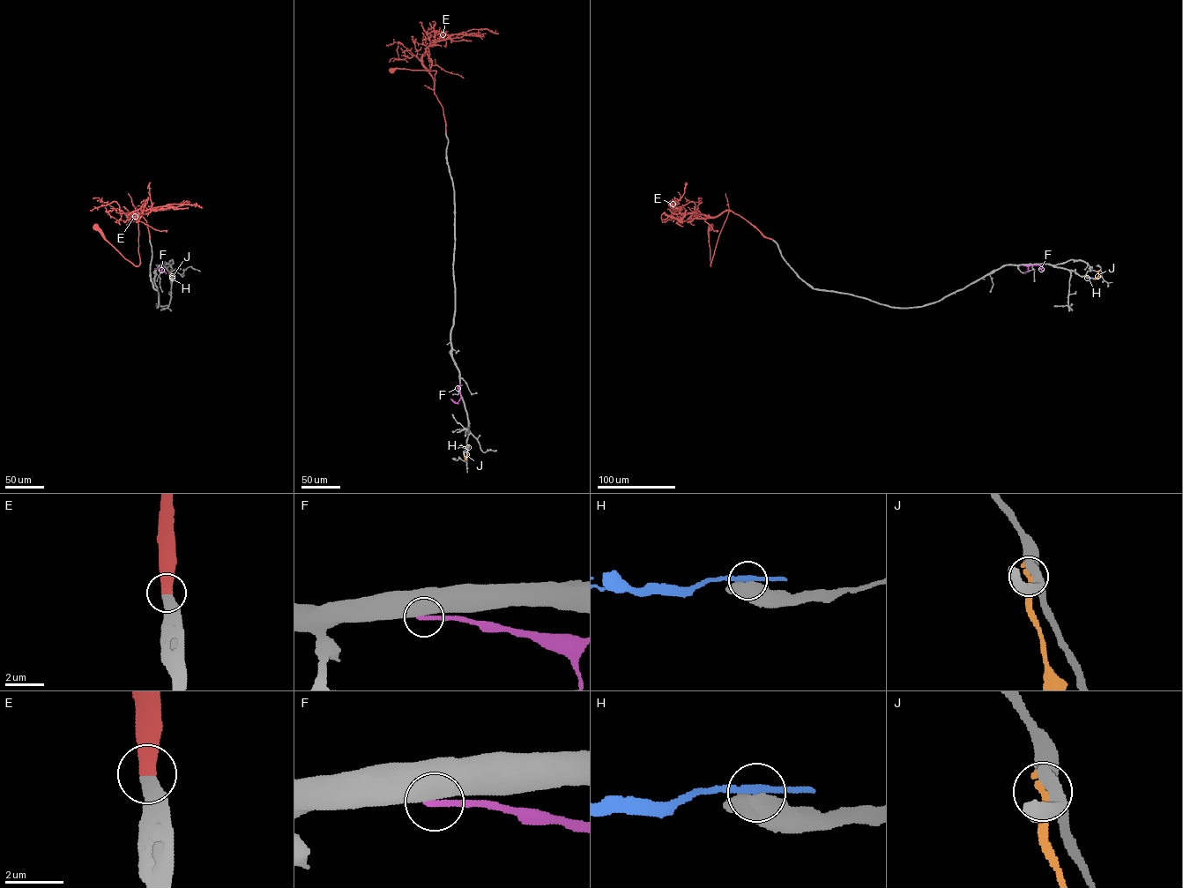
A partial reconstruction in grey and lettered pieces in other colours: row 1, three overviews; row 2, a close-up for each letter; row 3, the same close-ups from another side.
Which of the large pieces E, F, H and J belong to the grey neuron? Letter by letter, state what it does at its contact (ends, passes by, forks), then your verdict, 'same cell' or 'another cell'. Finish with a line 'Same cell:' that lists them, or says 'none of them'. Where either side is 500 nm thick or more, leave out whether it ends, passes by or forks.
E: same cell
F: another cell
H: another cell
J: it ends; another cell
Same cell: E

